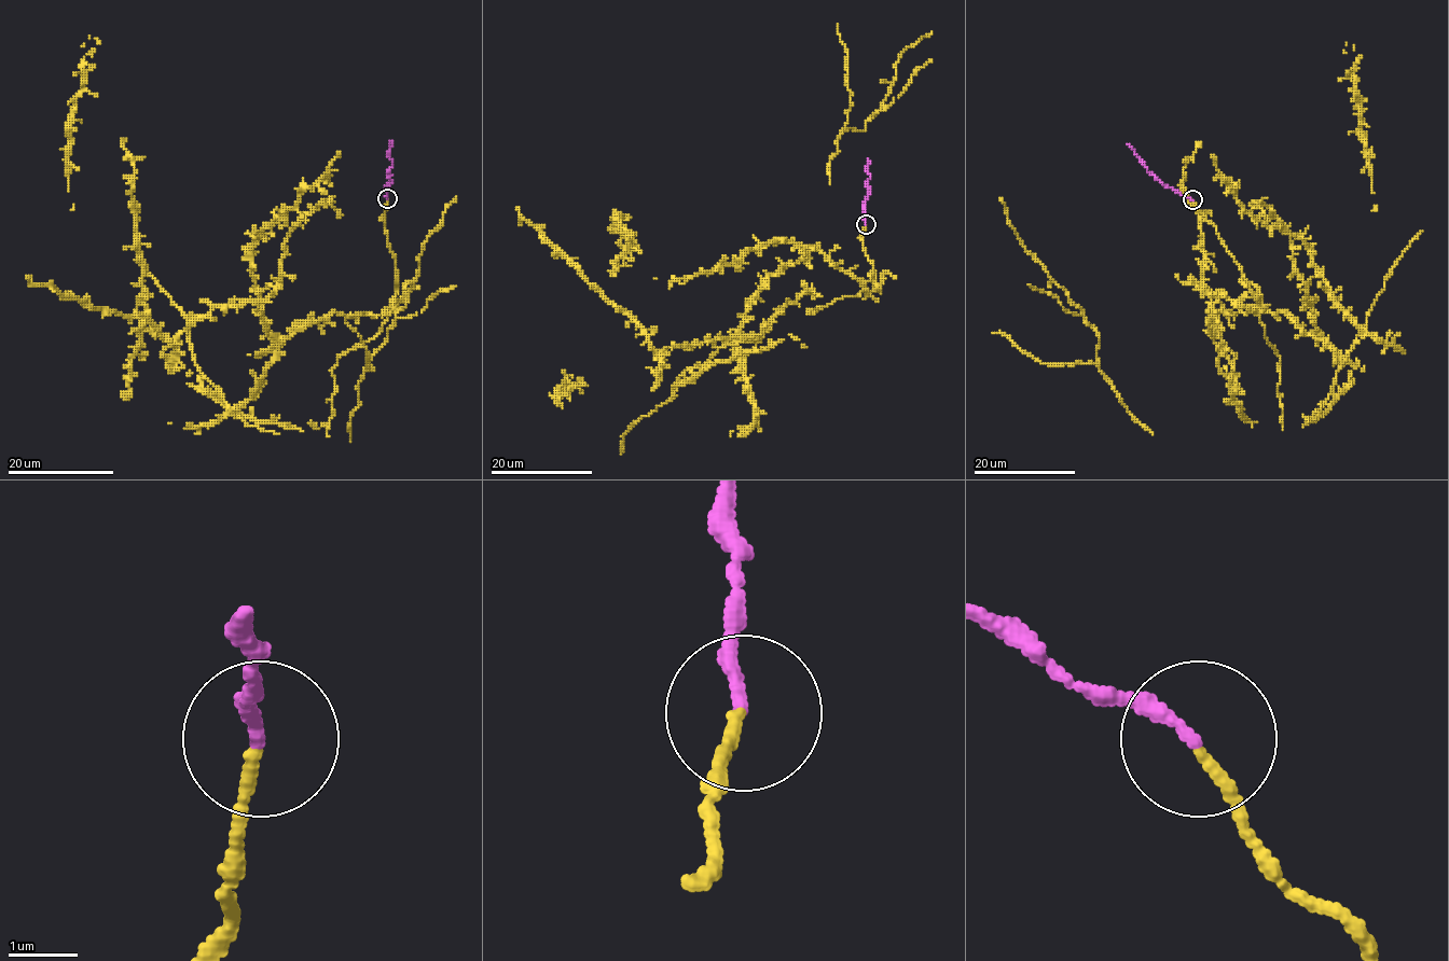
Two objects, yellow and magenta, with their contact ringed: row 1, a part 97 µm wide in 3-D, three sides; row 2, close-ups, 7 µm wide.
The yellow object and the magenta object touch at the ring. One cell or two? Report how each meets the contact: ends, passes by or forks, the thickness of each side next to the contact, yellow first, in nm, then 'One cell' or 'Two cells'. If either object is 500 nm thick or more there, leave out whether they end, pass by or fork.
At the ring yellow ends. At the ring magenta ends. Thickness 160 nm (yellow) against 180 nm. One cell

